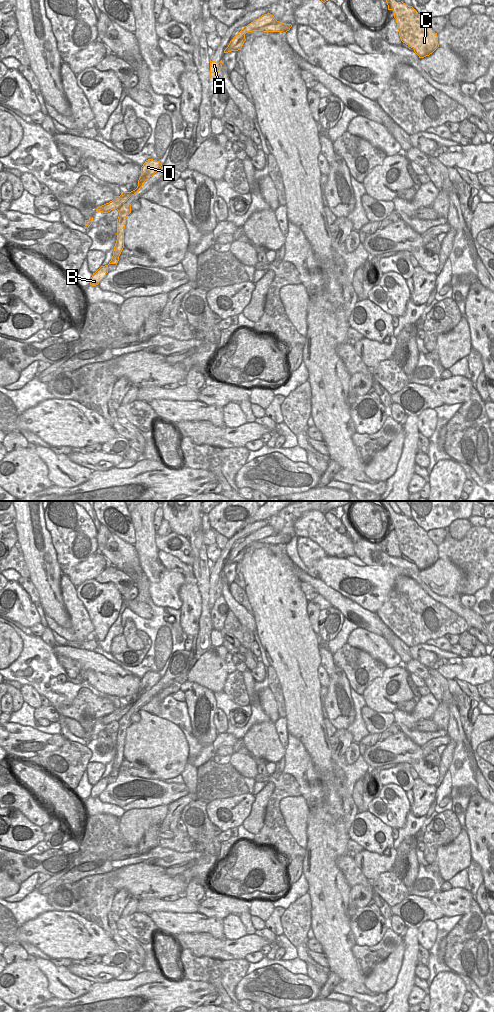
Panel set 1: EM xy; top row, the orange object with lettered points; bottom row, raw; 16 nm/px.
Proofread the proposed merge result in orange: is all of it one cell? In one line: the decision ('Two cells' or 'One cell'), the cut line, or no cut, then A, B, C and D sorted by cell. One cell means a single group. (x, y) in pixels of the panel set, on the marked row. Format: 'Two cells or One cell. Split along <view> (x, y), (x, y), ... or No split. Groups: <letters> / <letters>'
Two cells. Split along xy (123, 203), (117, 209). Groups: A C D / B.

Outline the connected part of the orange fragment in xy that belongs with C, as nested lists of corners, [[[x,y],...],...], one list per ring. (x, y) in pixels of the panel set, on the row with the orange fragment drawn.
[[[386,0],[388,10],[394,12],[400,39],[414,49],[419,58],[432,54],[438,47],[438,36],[412,6],[395,0]]]

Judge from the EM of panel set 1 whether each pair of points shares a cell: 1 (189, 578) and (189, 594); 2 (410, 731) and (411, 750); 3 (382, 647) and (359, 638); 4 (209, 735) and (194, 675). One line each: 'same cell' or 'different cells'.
1: same cell
2: different cells
3: same cell
4: different cells

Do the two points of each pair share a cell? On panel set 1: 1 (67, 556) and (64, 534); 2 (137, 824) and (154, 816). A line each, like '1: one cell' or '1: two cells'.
1: one cell
2: one cell

